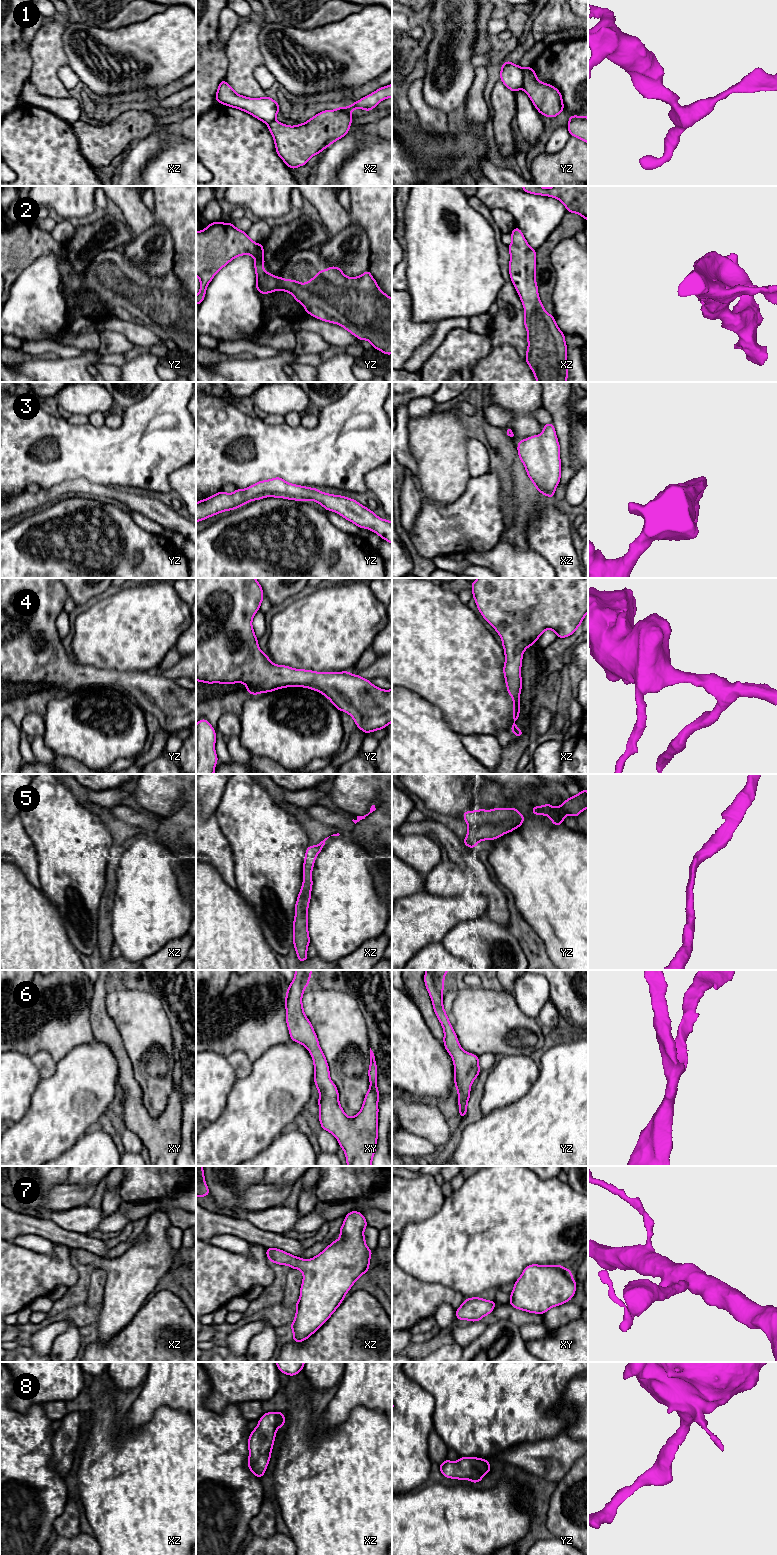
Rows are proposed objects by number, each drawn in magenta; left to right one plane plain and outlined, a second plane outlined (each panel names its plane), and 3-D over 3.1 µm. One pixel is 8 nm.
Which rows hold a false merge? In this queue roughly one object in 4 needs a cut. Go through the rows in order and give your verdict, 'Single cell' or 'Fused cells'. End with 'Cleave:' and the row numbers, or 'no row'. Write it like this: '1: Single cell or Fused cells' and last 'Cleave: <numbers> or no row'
1: Fused cells
2: Single cell
3: Single cell
4: Single cell
5: Single cell
6: Single cell
7: Single cell
8: Single cell
Cleave: 1

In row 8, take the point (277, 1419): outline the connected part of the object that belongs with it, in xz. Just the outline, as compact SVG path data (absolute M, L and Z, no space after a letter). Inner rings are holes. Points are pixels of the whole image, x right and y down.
M267 1412L258 1421L257 1427L250 1432L248 1439L248 1467L259 1479L264 1475L271 1460L276 1431L285 1425L284 1412Z

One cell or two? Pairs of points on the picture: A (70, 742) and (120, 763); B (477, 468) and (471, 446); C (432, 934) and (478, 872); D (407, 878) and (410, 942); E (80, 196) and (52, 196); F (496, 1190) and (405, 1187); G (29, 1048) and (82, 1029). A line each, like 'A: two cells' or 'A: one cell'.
A: two cells
B: one cell
C: two cells
D: two cells
E: one cell
F: two cells
G: one cell

